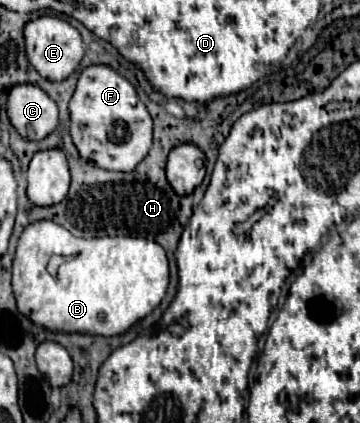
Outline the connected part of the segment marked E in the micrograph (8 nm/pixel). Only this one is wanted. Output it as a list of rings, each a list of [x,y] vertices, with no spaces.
[[[40,16],[36,20],[30,20],[24,26],[24,38],[26,38],[26,54],[30,64],[38,70],[40,76],[48,80],[68,78],[78,68],[84,56],[84,44],[80,32],[72,24],[56,16]]]

